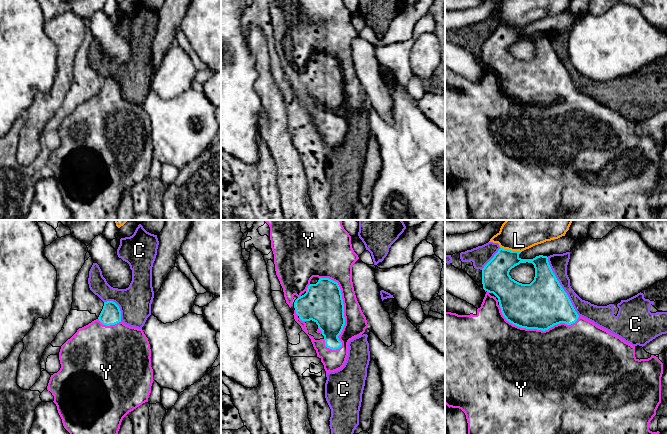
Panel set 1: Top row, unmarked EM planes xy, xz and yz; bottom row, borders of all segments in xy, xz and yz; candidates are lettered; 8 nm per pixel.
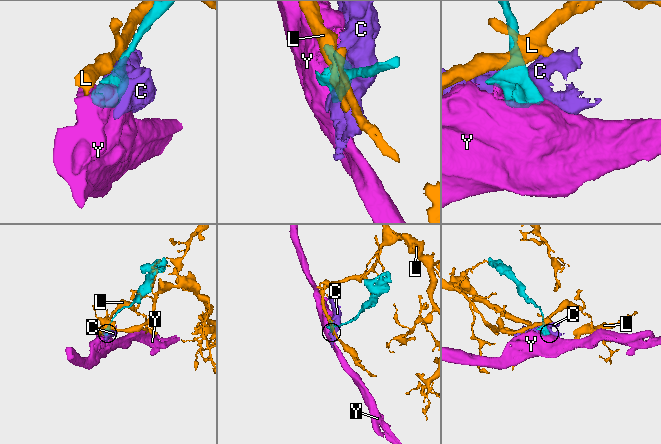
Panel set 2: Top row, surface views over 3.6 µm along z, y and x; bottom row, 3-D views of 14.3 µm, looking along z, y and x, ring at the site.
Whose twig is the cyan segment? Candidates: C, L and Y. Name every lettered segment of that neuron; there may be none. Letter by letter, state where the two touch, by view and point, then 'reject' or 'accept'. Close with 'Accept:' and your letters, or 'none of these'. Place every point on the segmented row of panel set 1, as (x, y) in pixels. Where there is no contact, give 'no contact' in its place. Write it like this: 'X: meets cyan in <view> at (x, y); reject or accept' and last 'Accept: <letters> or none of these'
C: meets cyan in yz at (561, 286); reject
L: meets cyan in yz at (510, 250); reject
Y: meets cyan in xz at (343, 309); accept
Accept: Y

